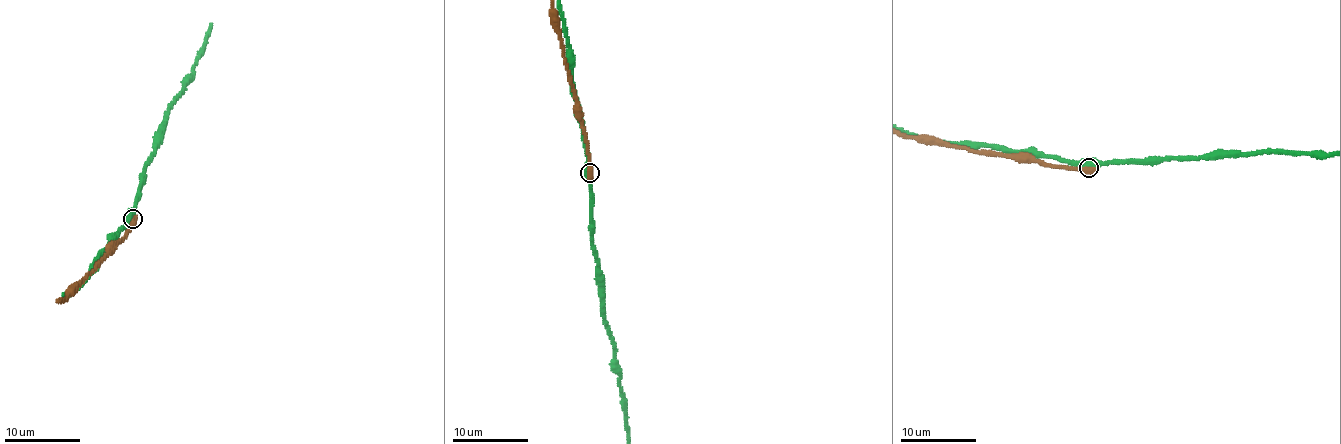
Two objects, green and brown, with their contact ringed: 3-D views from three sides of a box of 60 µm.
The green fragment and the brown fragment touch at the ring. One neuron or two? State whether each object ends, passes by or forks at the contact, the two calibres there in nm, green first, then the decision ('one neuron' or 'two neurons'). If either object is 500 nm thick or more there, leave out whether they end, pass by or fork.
600 nm thick on the green side, 700 nm on the other; two neurons

